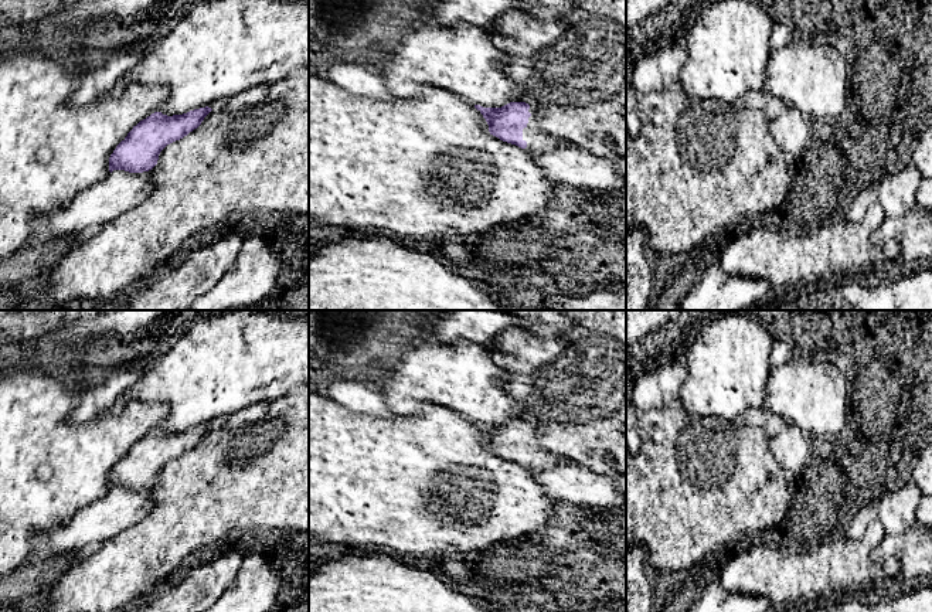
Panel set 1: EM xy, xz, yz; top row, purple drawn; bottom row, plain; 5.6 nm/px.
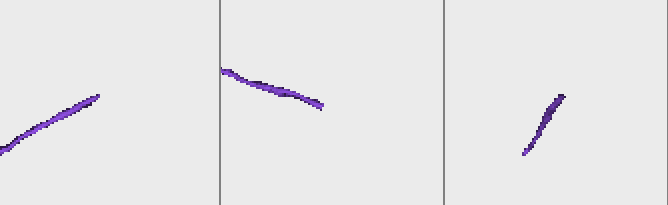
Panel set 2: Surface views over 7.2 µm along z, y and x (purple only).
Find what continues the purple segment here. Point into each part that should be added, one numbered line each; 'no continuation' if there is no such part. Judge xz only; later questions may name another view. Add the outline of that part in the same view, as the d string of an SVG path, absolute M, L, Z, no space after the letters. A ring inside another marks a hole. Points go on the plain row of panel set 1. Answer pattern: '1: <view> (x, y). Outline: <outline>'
1: xz (537, 456). Outline: M531 424L528 429L531 431L531 434L528 435L527 443L523 446L523 458L527 459L527 468L554 468L568 460L568 458L565 456L559 456L554 452L547 450L541 445L540 436Z

